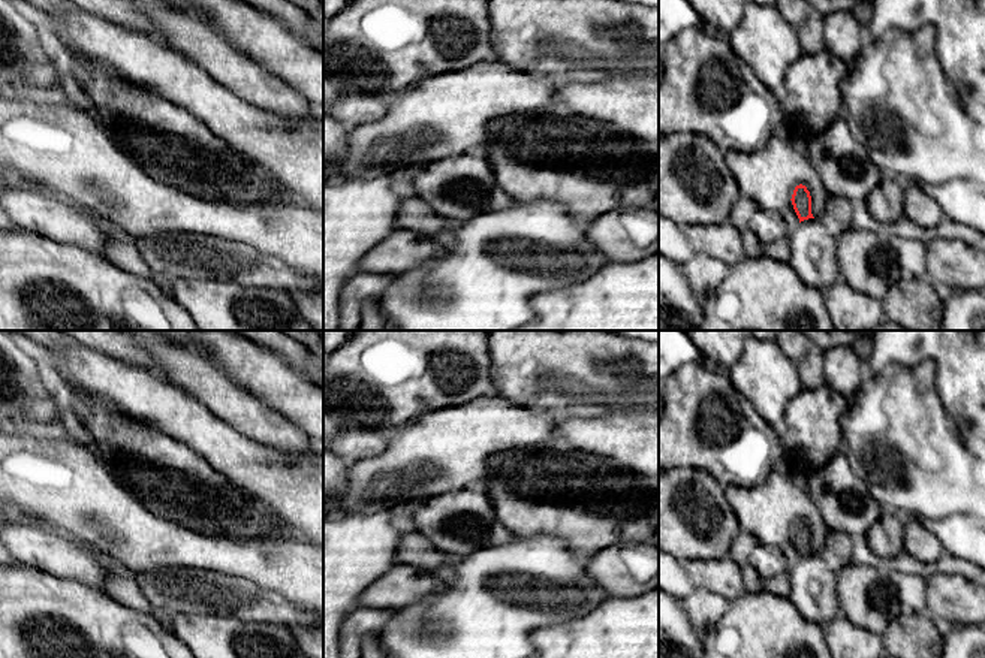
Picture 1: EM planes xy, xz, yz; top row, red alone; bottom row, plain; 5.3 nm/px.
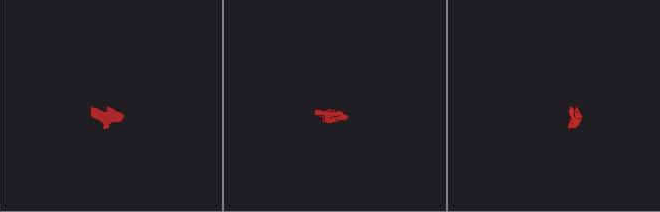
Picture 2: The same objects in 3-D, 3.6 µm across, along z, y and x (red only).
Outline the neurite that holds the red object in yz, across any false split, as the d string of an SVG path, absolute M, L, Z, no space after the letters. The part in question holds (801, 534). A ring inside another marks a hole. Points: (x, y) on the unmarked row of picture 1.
M781 461L774 465L763 485L728 485L725 498L741 529L751 534L756 543L778 547L789 565L808 553L826 553L828 526Z

